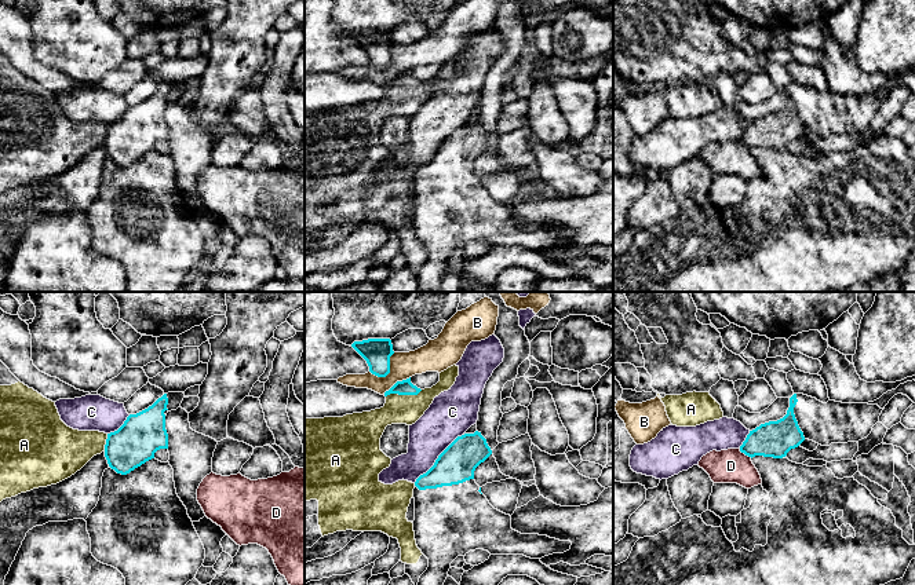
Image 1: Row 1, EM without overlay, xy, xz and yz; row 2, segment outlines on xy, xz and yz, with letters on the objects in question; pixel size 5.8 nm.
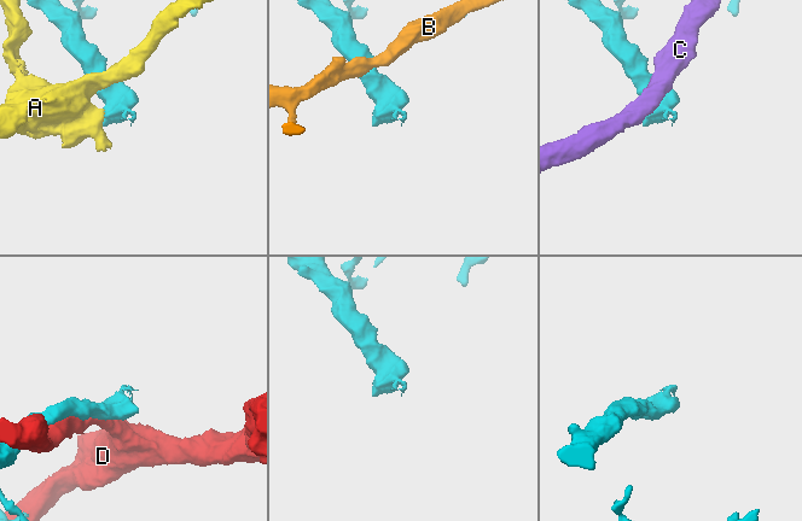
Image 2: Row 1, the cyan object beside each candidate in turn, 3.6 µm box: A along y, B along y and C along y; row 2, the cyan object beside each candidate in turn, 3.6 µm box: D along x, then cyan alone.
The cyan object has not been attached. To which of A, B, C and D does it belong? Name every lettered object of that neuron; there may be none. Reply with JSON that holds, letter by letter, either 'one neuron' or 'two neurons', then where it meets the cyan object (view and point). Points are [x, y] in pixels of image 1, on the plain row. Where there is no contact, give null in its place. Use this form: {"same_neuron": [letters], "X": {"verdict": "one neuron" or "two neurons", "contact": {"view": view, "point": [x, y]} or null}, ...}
{"same_neuron": [], "A": {"verdict": "two neurons", "contact": {"view": "xz", "point": [404, 86]}}, "B": {"verdict": "two neurons", "contact": {"view": "xz", "point": [389, 64]}}, "C": {"verdict": "two neurons", "contact": {"view": "xz", "point": [438, 149]}}, "D": {"verdict": "two neurons", "contact": {"view": "yz", "point": [746, 146]}}}

